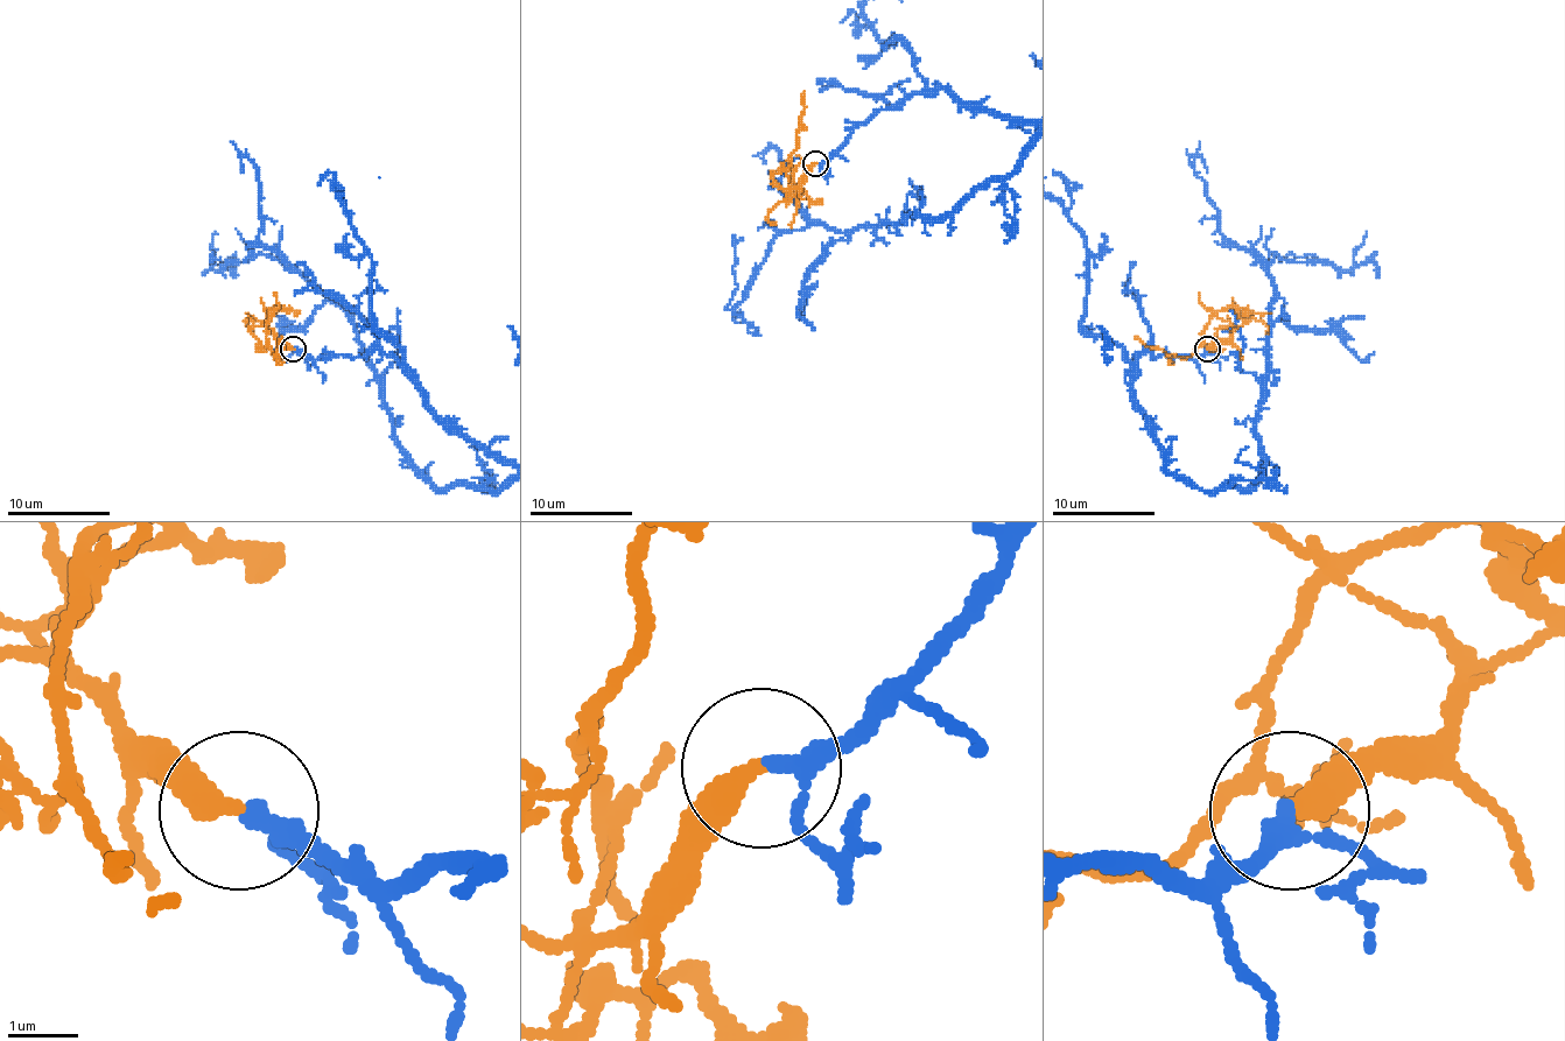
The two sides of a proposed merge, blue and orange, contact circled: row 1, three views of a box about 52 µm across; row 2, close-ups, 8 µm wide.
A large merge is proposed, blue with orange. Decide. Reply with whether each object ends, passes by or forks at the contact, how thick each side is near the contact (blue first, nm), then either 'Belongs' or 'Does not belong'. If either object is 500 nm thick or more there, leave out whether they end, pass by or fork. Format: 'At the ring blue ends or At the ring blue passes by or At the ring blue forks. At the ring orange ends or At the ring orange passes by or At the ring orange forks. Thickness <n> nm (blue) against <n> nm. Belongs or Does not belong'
At the ring blue passes by. At the ring orange ends. Thickness 240 nm (blue) against 360 nm. Belongs

